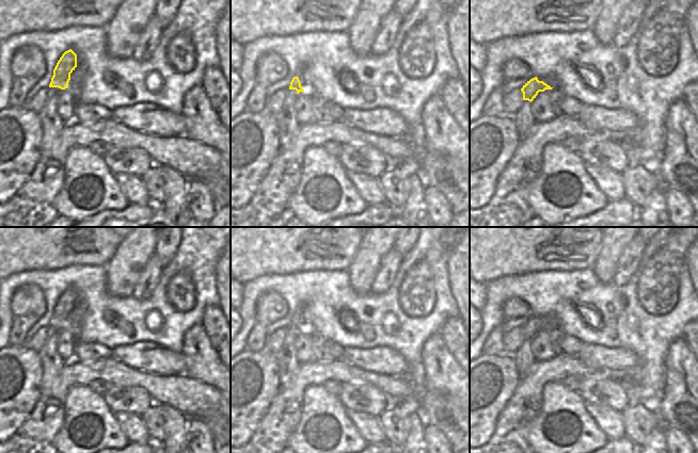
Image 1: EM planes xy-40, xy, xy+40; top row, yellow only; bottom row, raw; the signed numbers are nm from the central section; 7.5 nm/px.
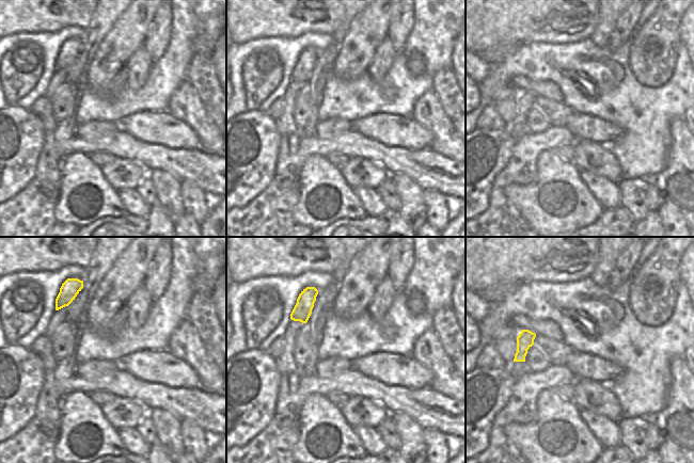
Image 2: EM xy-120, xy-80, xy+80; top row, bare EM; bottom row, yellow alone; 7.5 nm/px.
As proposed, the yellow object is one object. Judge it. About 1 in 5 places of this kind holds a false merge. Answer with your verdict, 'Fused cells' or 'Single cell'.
Single cell

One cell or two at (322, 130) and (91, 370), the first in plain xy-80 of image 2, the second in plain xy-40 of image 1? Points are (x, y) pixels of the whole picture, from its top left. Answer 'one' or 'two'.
two

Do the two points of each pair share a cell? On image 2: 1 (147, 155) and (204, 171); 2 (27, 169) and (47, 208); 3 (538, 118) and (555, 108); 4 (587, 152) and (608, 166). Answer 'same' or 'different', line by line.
1: same
2: different
3: different
4: same

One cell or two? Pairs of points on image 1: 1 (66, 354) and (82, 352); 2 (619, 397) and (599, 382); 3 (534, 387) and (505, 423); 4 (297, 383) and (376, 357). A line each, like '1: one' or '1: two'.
1: two
2: one
3: one
4: two

